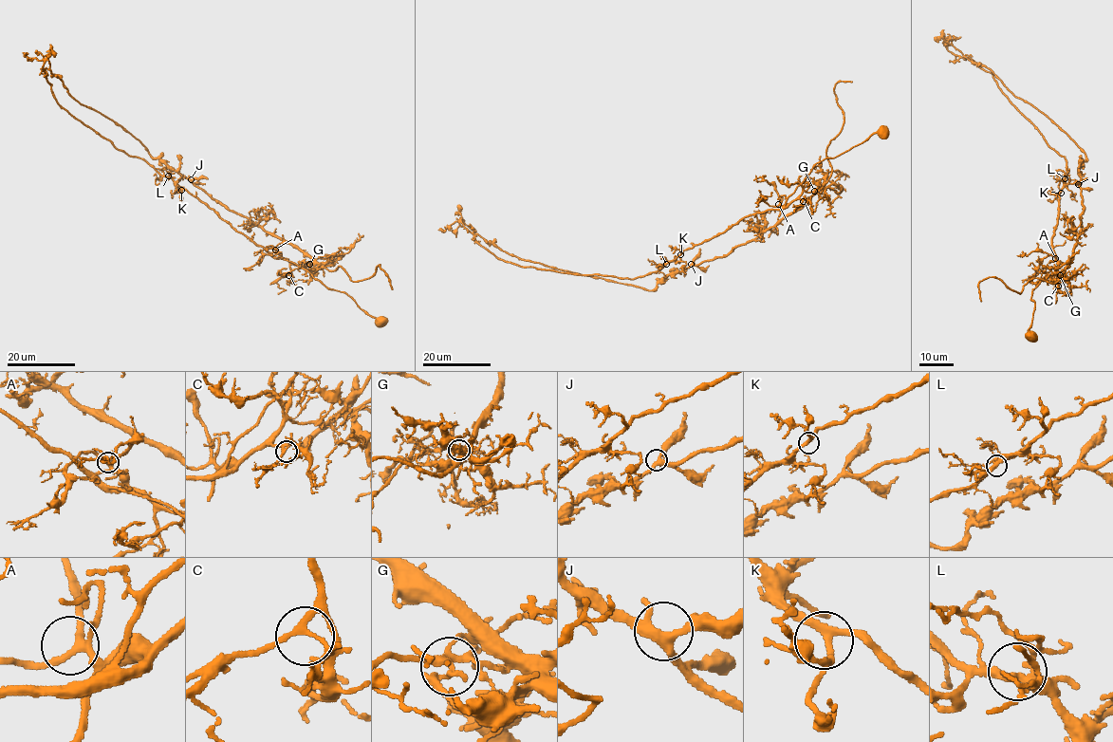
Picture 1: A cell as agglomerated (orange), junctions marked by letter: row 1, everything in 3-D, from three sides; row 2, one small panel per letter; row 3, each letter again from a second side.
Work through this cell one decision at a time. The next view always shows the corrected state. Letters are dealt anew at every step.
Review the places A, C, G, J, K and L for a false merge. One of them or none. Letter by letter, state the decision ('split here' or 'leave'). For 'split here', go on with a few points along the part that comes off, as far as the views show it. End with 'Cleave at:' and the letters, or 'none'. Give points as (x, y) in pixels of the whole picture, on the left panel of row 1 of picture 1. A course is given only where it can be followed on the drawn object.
A: leave
C: leave
G: split here; course (309, 264), (295, 266), (273, 257), (171, 178), (139, 157), (117, 149), (59, 104), (43, 60), (22, 52)
J: leave
K: leave
L: leave
Cleave at: G

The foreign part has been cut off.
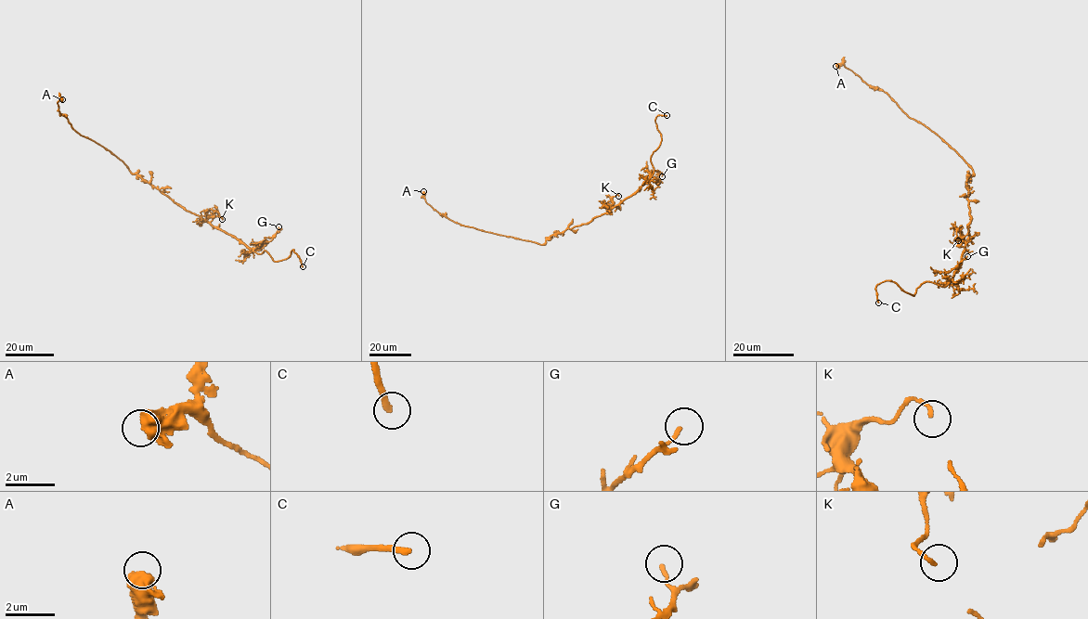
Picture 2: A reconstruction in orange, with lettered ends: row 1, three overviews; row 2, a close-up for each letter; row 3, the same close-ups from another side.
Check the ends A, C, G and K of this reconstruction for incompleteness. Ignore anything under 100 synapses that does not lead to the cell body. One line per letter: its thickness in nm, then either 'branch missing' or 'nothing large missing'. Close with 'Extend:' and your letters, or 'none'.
A: 500 nm | nothing large missing
C: 240 nm | branch missing
G: 150 nm | nothing large missing
K: 150 nm | nothing large missing
Extend: C

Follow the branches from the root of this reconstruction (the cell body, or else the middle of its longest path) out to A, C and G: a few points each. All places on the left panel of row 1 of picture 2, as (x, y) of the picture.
A: (165, 194), (130, 172), (108, 150), (75, 131), (60, 115), (57, 103), (62, 99)
C: (165, 194), (258, 253), (266, 251), (275, 261), (288, 258), (294, 250), (303, 266)
G: (165, 194), (250, 248), (271, 241), (278, 232), (278, 226)

